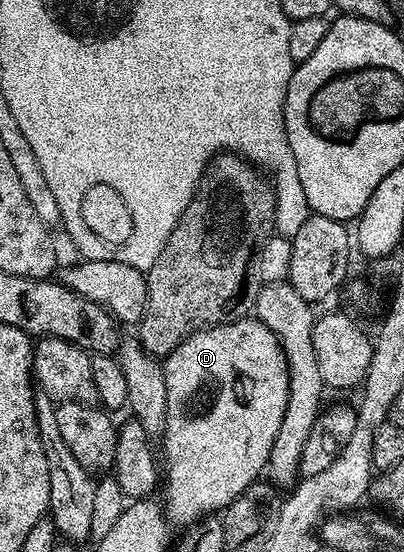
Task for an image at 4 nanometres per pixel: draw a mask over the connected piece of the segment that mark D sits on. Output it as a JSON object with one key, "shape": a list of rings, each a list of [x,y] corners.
{"shape":[[[245,317],[233,319],[230,323],[217,323],[199,331],[193,331],[188,338],[183,339],[166,356],[162,363],[162,370],[166,381],[166,425],[162,436],[162,442],[164,442],[162,471],[166,476],[162,483],[162,491],[164,487],[164,503],[168,506],[168,515],[174,522],[191,525],[198,519],[211,516],[213,513],[223,512],[224,508],[237,499],[251,483],[257,482],[265,474],[270,449],[274,449],[274,437],[278,437],[278,429],[282,429],[282,413],[286,413],[288,362],[284,356],[282,345],[273,331],[266,329],[266,325],[260,319]]]}

